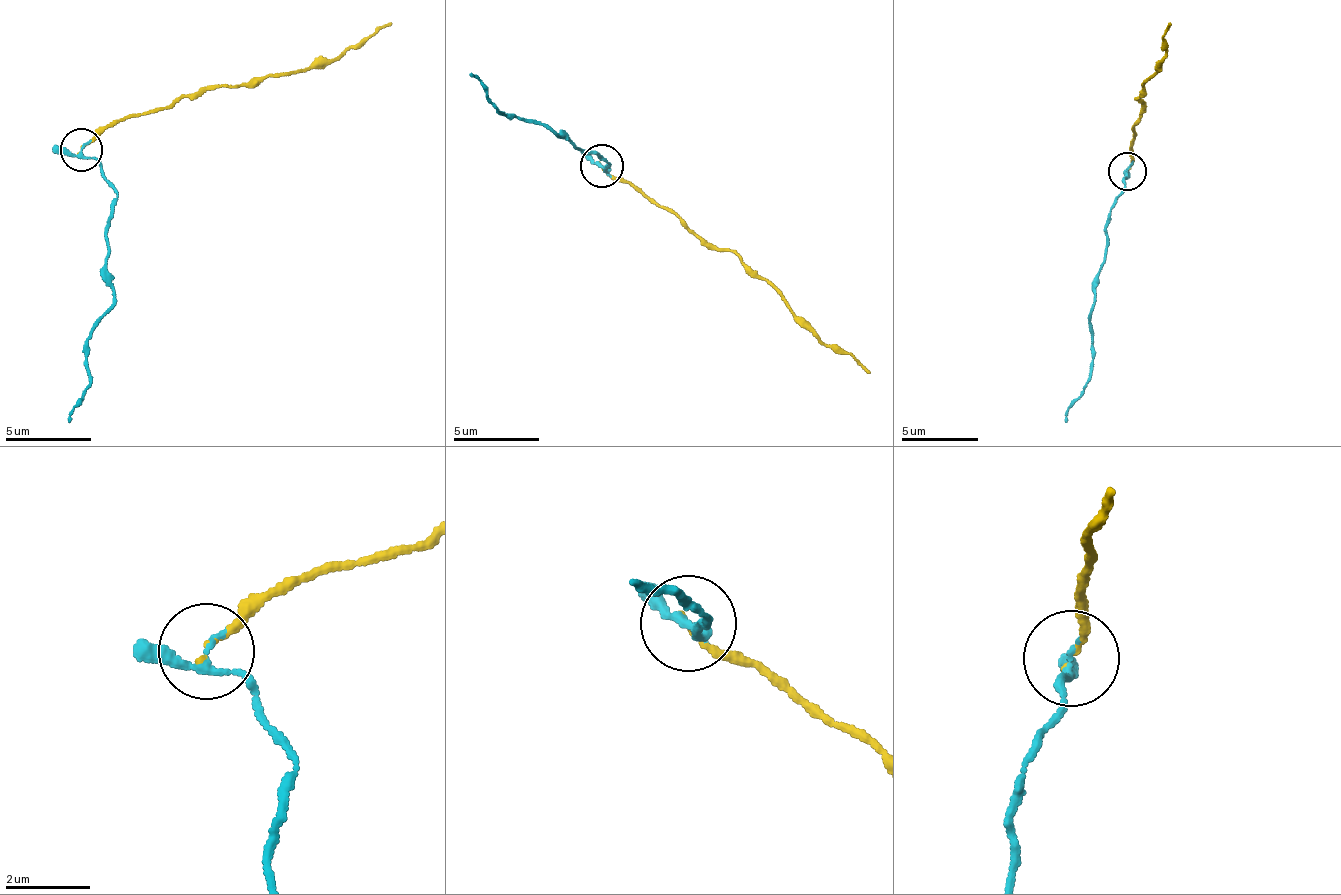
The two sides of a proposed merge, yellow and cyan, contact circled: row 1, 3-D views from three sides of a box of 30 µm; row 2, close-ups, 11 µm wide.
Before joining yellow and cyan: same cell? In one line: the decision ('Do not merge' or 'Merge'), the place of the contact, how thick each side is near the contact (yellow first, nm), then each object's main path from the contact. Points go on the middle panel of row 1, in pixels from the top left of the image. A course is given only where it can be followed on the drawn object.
Do not merge. Place: (601, 166). Thickness 140 nm (yellow) against 170 nm. Course of yellow: (603, 167), (665, 205), (717, 248), (728, 247), (800, 326), (869, 374). Course of cyan: (603, 167), (608, 173), (607, 160), (573, 146), (524, 118), (497, 114), (469, 71)

